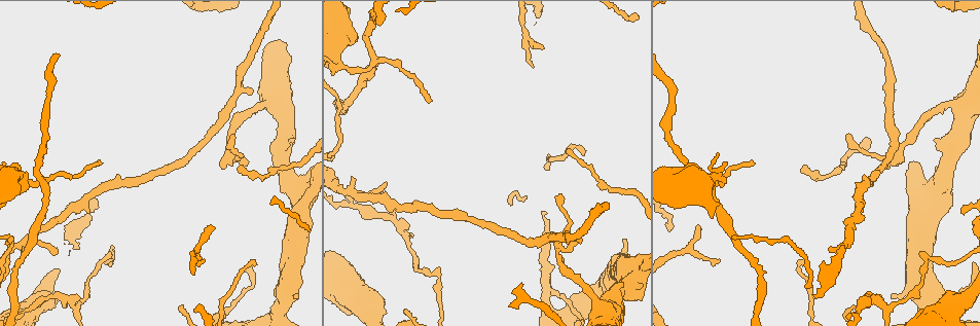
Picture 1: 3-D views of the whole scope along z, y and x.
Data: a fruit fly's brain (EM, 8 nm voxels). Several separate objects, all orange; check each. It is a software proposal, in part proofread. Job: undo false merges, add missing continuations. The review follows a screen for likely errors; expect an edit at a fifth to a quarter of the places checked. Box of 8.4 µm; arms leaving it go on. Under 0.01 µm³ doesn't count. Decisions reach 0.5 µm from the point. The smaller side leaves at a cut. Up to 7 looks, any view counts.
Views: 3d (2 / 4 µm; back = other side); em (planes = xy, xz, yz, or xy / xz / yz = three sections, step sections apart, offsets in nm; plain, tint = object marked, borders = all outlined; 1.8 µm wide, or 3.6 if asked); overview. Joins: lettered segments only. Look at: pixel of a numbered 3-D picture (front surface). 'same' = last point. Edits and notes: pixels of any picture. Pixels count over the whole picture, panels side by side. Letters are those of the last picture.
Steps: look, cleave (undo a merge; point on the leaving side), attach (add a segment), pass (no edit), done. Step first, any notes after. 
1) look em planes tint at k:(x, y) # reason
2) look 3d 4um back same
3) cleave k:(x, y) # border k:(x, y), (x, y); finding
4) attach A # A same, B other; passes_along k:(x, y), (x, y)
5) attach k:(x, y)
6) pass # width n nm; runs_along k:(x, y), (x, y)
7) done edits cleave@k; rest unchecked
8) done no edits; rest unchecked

look em planes borders at 1:(724, 184) # touches itself

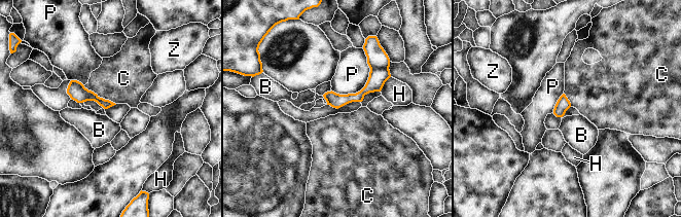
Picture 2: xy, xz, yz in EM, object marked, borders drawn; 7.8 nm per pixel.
cleave 2:(377, 58) # width 80 nm; longest_contact P 420 nm; B other, C other, H other, P other, Z other; a second neuron is stuck on

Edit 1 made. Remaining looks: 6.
look overview # redraw

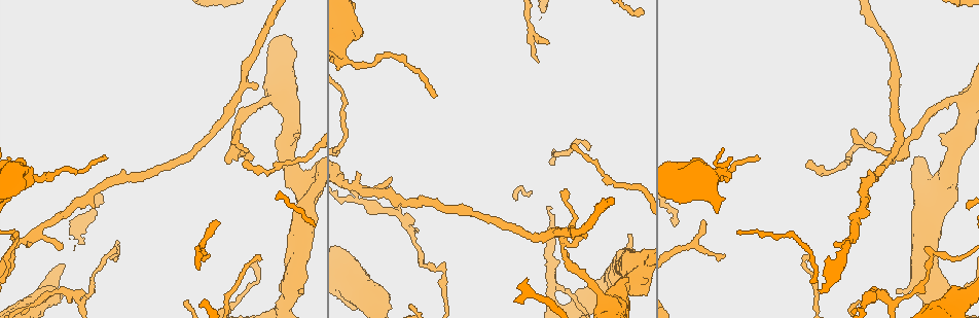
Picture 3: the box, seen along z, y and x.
look em planes borders at 3:(74, 298) # thick turns thin

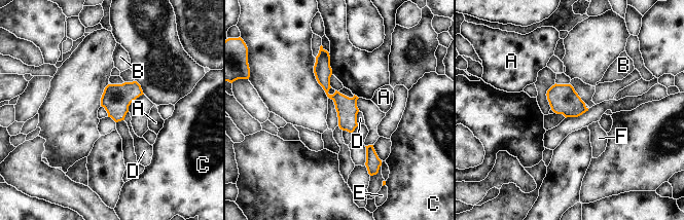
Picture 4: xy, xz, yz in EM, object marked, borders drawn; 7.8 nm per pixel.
pass # width 170 nm; A other, B other, C other, D other, E other, F other; border 4:(359, 111), (357, 114), (358, 124); one neuron here

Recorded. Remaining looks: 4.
look em planes tint at 3:(112, 254) # abrupt turn

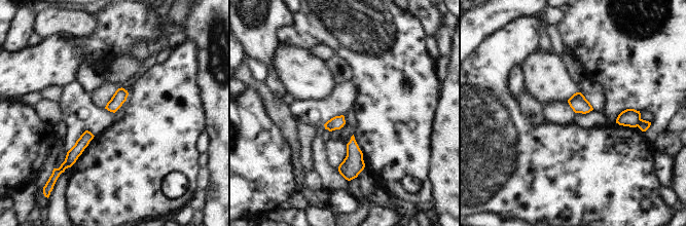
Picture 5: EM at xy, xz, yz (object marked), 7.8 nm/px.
look em planes borders same

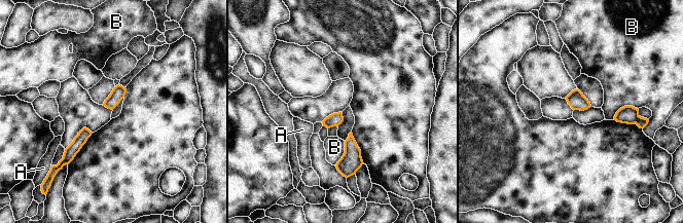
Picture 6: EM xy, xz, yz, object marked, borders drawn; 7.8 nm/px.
cleave 6:(627, 114) # A other, B other; border 6:(639, 116), (635, 122); a second neuron is stuck on

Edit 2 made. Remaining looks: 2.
done edits cleave@2, cleave@6; rest unchecked

